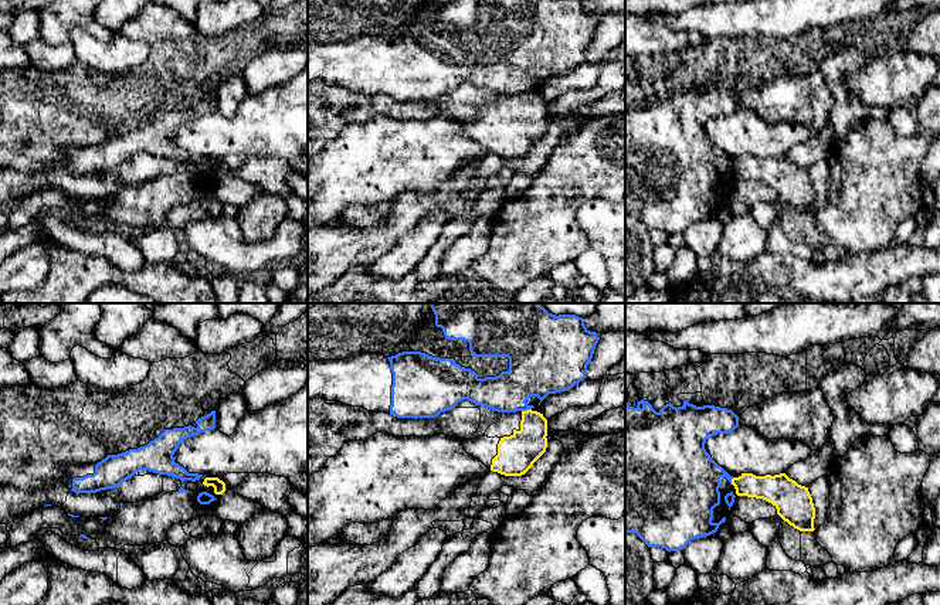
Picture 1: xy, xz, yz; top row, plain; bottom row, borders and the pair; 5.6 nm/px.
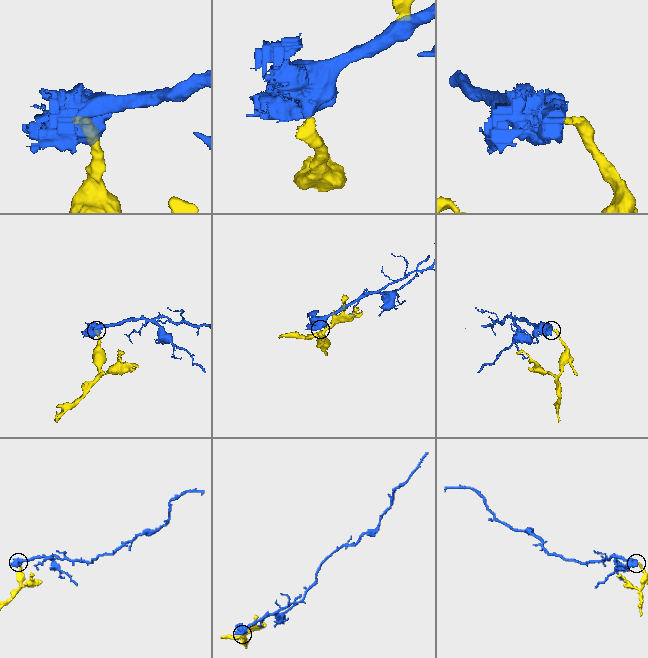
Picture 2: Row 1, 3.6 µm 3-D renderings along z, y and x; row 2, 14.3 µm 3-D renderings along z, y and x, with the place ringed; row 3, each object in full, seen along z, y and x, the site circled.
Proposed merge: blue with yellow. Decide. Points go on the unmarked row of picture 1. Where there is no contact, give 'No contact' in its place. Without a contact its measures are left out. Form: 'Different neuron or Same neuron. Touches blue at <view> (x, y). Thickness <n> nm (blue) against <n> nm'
Different neuron. Touches blue at xz (526, 92). Thickness 320 nm (blue) against 220 nm

